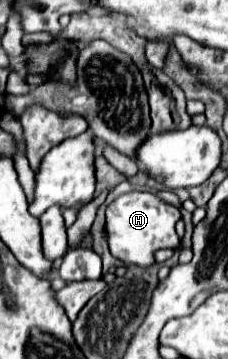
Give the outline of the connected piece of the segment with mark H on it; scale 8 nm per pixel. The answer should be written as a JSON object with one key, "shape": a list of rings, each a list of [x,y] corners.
{"shape":[[[127,192],[115,198],[107,206],[107,224],[105,234],[111,254],[127,266],[149,268],[155,264],[155,250],[159,248],[177,248],[179,236],[175,232],[175,222],[181,218],[181,212],[159,200],[153,192]]]}

